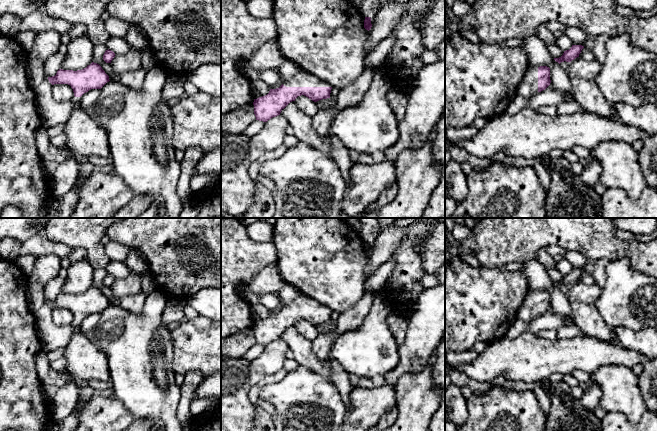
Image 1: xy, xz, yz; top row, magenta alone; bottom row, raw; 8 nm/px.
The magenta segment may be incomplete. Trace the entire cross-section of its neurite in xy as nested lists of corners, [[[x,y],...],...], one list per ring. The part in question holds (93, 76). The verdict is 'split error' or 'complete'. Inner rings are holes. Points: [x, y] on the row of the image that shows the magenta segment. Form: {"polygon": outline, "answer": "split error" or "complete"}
{"polygon": [[[94,62],[82,70],[59,69],[56,75],[48,77],[48,80],[52,85],[68,84],[74,92],[70,100],[74,108],[63,131],[66,135],[63,146],[71,151],[72,157],[58,165],[50,181],[51,194],[61,196],[74,186],[79,172],[79,157],[87,160],[93,156],[110,157],[106,130],[91,118],[80,104],[86,92],[101,89],[110,80],[102,67]]], "answer": "split error"}

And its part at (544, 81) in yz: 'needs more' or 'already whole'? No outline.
needs more

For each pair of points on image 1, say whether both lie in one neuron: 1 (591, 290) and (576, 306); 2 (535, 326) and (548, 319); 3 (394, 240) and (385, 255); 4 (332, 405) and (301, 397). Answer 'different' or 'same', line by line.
1: different
2: same
3: same
4: same

